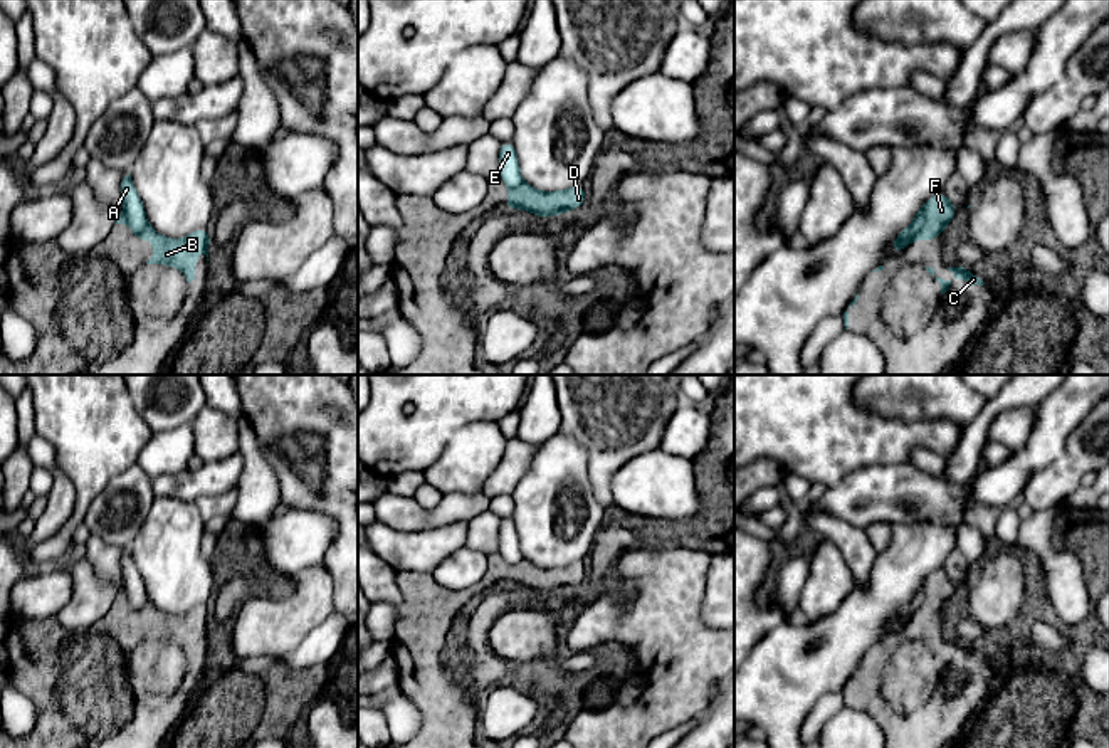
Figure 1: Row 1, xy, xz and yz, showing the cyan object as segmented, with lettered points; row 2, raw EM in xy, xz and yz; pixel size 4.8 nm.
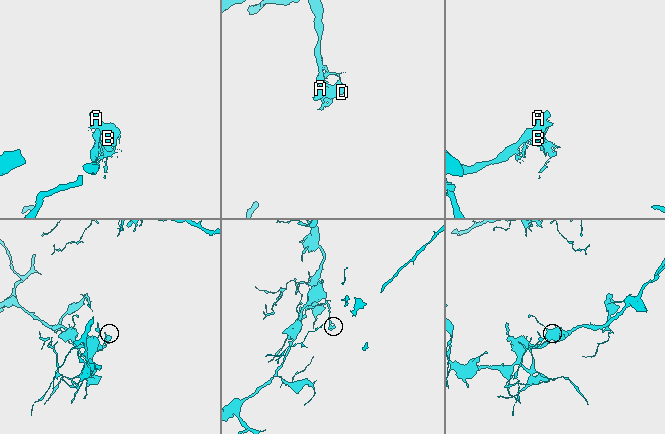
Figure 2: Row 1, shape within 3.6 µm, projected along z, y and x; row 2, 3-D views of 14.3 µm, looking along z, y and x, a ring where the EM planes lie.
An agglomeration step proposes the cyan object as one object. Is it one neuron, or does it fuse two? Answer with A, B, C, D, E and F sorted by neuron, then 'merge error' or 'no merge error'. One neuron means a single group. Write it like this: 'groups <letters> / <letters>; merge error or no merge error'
groups A E / B C D F; merge error

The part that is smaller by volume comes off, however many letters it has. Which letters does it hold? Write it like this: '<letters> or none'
B, C, D, F

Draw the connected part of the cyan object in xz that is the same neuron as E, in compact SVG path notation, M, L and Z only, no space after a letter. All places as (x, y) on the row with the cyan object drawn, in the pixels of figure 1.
M502 141L499 151L499 178L514 188L523 183L518 153L512 141Z

